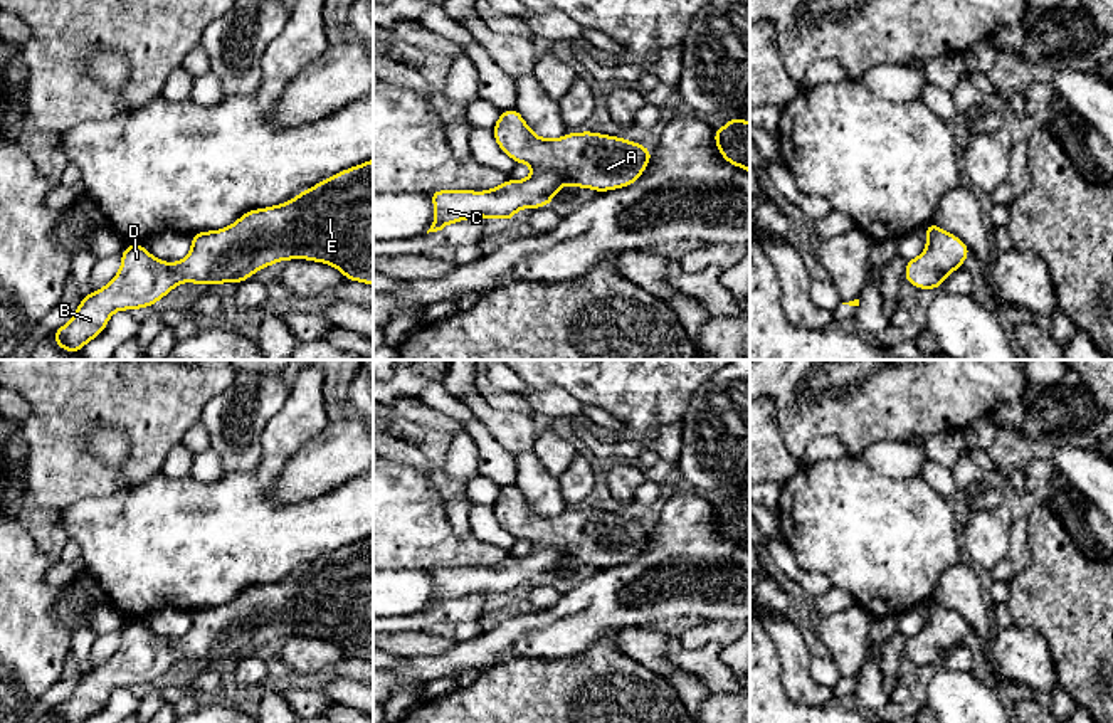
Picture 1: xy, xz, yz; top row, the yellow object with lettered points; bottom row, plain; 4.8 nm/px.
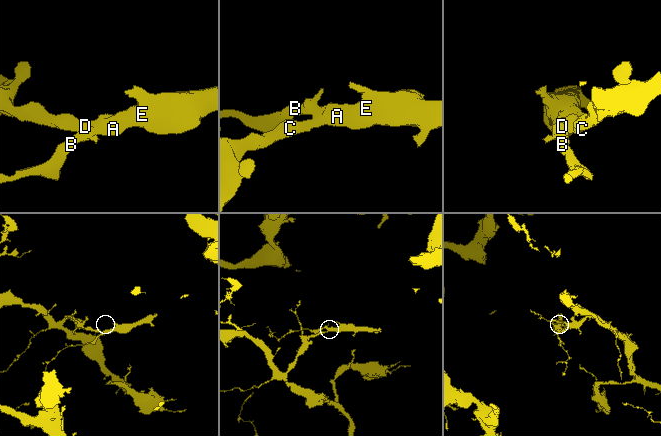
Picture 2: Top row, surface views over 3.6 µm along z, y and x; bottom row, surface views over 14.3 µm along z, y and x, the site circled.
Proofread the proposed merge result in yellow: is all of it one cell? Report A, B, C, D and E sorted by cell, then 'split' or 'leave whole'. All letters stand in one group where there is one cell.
groups A B C D E; leave whole

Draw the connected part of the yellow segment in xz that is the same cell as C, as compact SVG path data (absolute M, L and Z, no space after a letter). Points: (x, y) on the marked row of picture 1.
M516 108L499 113L493 136L514 163L530 165L533 175L508 178L484 192L429 192L435 219L427 234L474 217L498 217L509 224L521 208L551 205L563 185L597 193L629 187L642 177L654 153L641 143L593 131L565 133L558 140L540 138Z

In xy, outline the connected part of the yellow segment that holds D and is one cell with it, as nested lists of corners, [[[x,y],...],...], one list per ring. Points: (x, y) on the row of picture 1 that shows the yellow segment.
[[[373,158],[321,180],[281,205],[249,210],[232,225],[197,232],[190,240],[188,256],[178,262],[156,259],[143,244],[126,245],[114,279],[86,294],[71,321],[52,331],[59,348],[79,353],[86,343],[104,331],[113,313],[150,308],[180,282],[239,284],[279,261],[323,262],[336,267],[348,281],[373,286]]]

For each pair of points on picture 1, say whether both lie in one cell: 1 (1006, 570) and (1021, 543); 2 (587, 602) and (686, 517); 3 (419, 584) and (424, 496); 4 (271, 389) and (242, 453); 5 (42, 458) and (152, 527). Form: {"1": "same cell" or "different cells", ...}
{"1": "same cell", "2": "same cell", "3": "different cells", "4": "same cell", "5": "different cells"}

